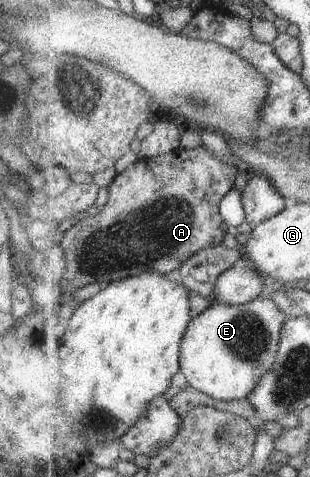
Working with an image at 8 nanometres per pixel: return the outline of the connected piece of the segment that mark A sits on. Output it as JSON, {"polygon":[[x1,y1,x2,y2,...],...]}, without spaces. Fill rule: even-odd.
{"polygon":[[204,146,178,150,154,158,139,159,117,174,109,186,108,204,96,216,87,218,64,233,60,242,65,250,67,269,62,280,68,295,88,284,121,281,142,273,170,274,205,248,224,242,229,224,222,218,222,199,235,187,237,174,243,167,230,166,212,156]]}

